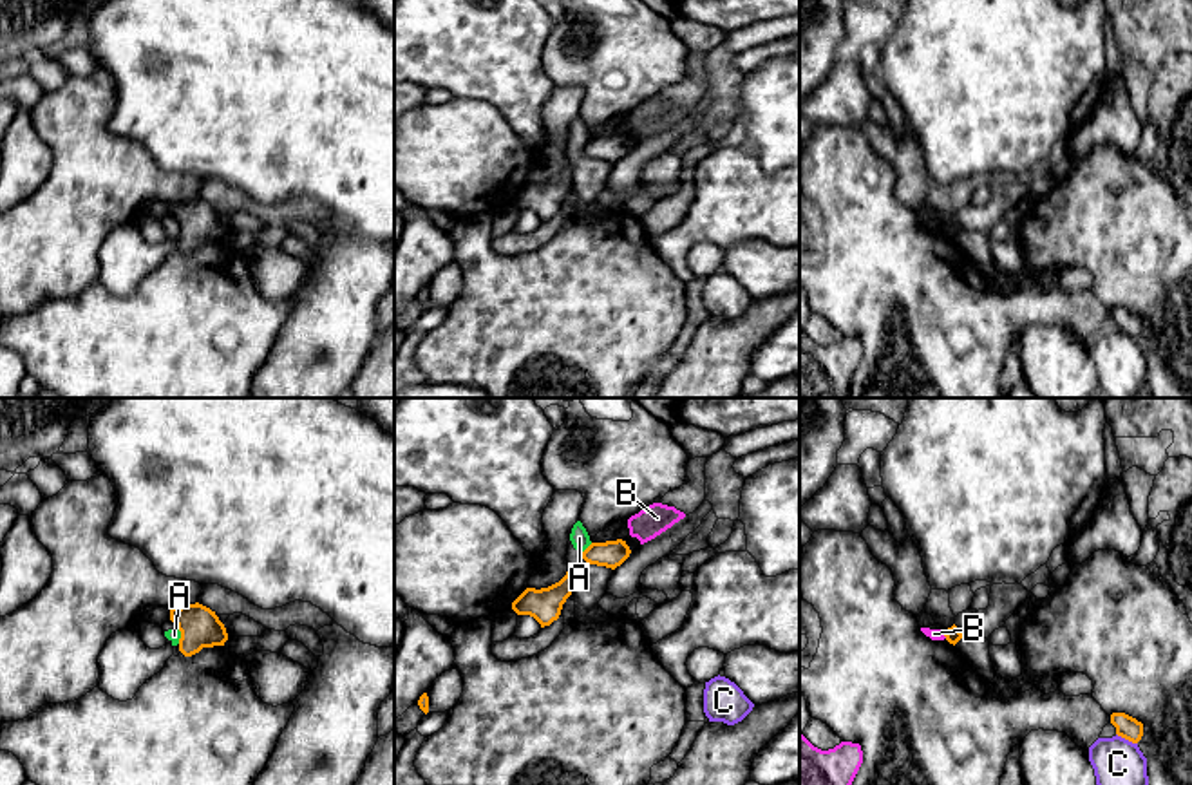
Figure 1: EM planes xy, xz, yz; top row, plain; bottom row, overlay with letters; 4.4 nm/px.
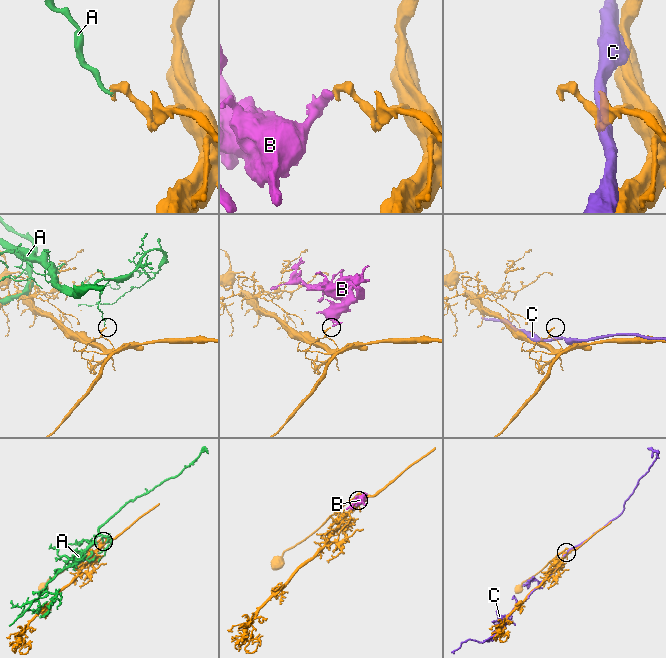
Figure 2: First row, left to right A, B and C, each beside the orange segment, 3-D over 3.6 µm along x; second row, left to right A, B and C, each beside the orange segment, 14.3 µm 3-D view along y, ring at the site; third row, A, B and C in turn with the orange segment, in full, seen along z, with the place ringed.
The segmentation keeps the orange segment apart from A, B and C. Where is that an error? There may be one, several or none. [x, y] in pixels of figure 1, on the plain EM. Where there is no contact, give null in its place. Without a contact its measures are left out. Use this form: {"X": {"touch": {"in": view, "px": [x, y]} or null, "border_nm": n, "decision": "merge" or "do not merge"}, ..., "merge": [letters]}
{"A": {"touch": {"in": "xz", "px": [586, 143]}, "border_nm": 60, "decision": "do not merge"}, "B": {"touch": {"in": "yz", "px": [945, 230]}, "border_nm": 40, "decision": "do not merge"}, "C": {"touch": {"in": "yz", "px": [1127, 333]}, "border_nm": 110, "decision": "do not merge"}, "merge": []}

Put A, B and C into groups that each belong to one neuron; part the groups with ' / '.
A / B / C

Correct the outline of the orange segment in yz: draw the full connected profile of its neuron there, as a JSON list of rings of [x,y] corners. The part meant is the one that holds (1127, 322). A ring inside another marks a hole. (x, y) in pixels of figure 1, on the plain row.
[[[1112,307],[1111,318],[1116,322],[1116,329],[1138,338],[1143,331],[1143,318],[1125,307]]]

